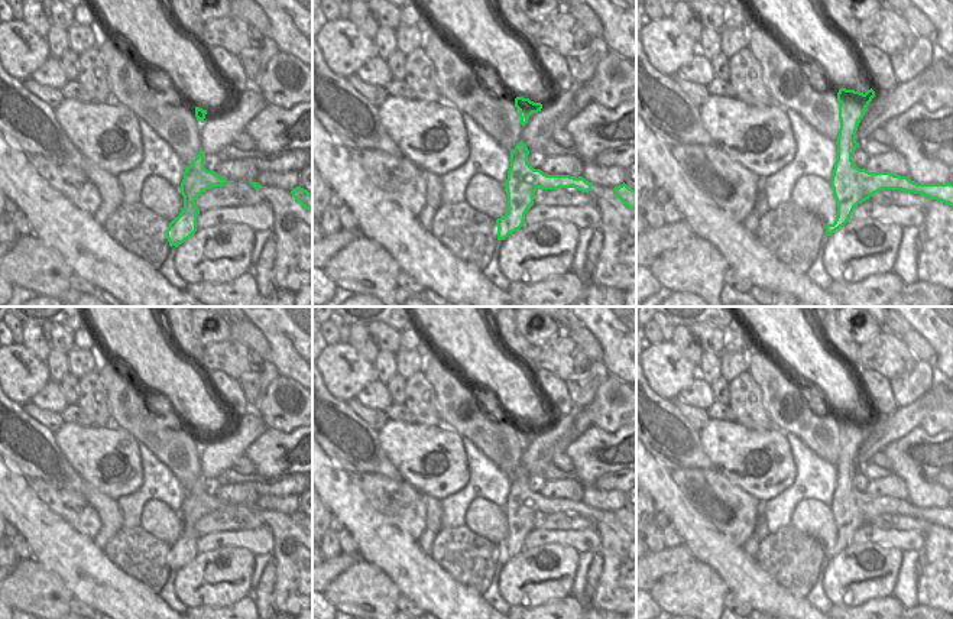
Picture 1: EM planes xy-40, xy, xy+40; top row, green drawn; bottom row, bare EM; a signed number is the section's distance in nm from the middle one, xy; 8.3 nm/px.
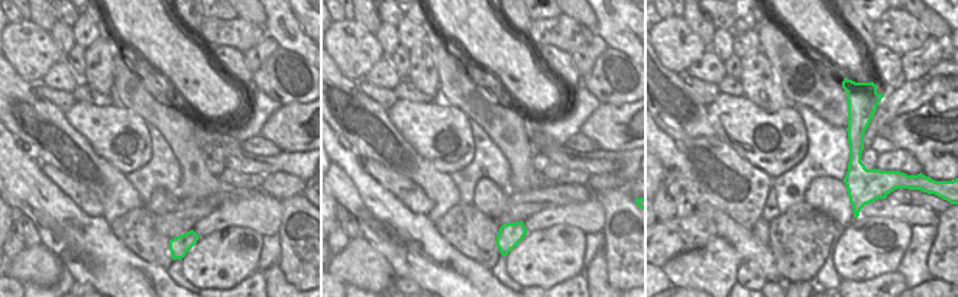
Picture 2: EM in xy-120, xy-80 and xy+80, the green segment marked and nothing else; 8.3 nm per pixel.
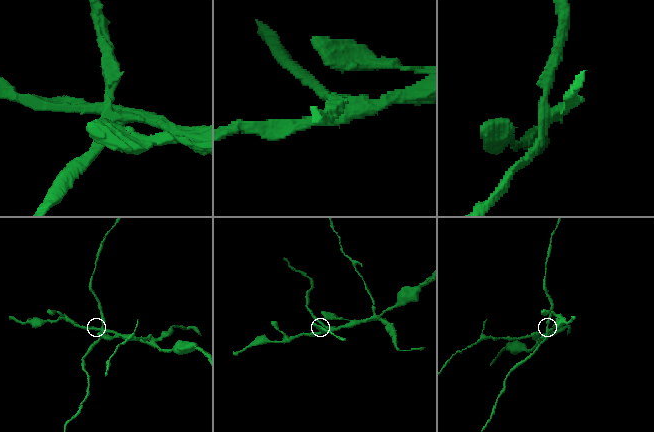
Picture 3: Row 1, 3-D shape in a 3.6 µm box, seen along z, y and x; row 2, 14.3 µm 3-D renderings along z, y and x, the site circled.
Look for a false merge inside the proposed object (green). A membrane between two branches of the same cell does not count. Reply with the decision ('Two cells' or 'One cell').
Two cells

